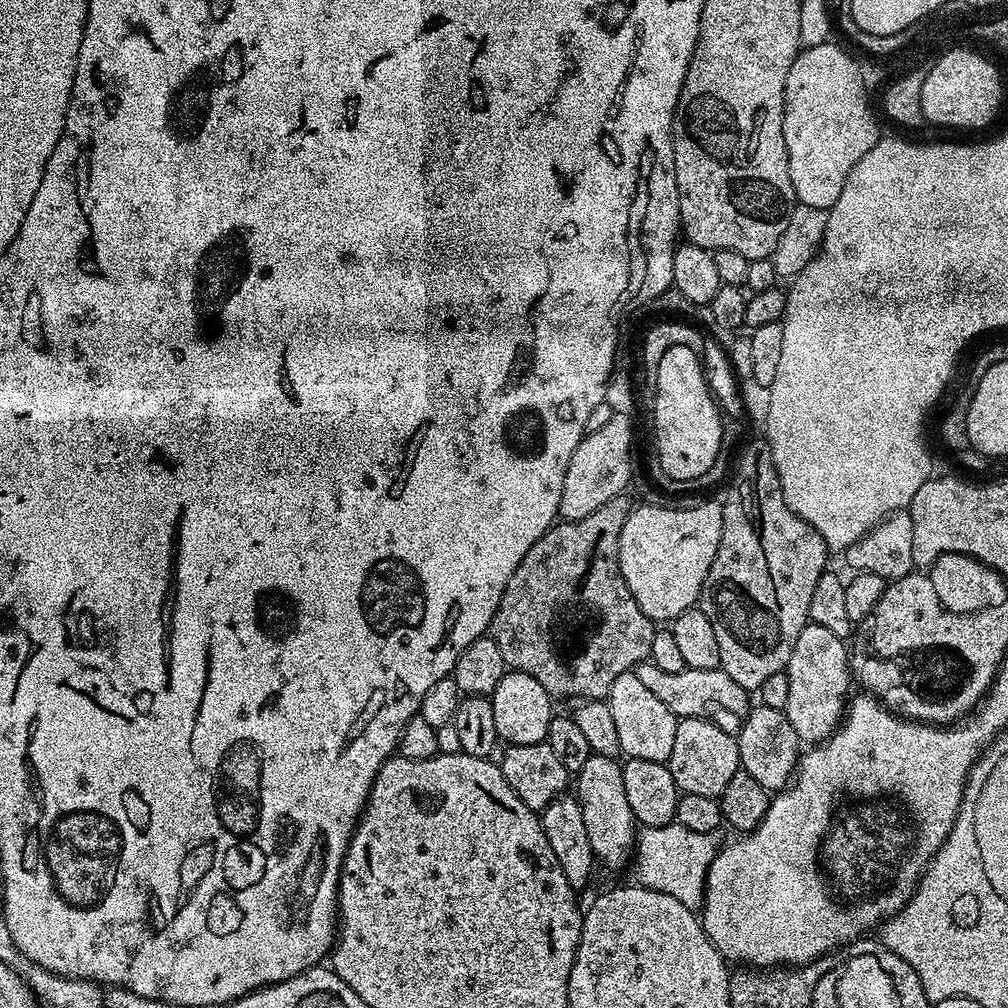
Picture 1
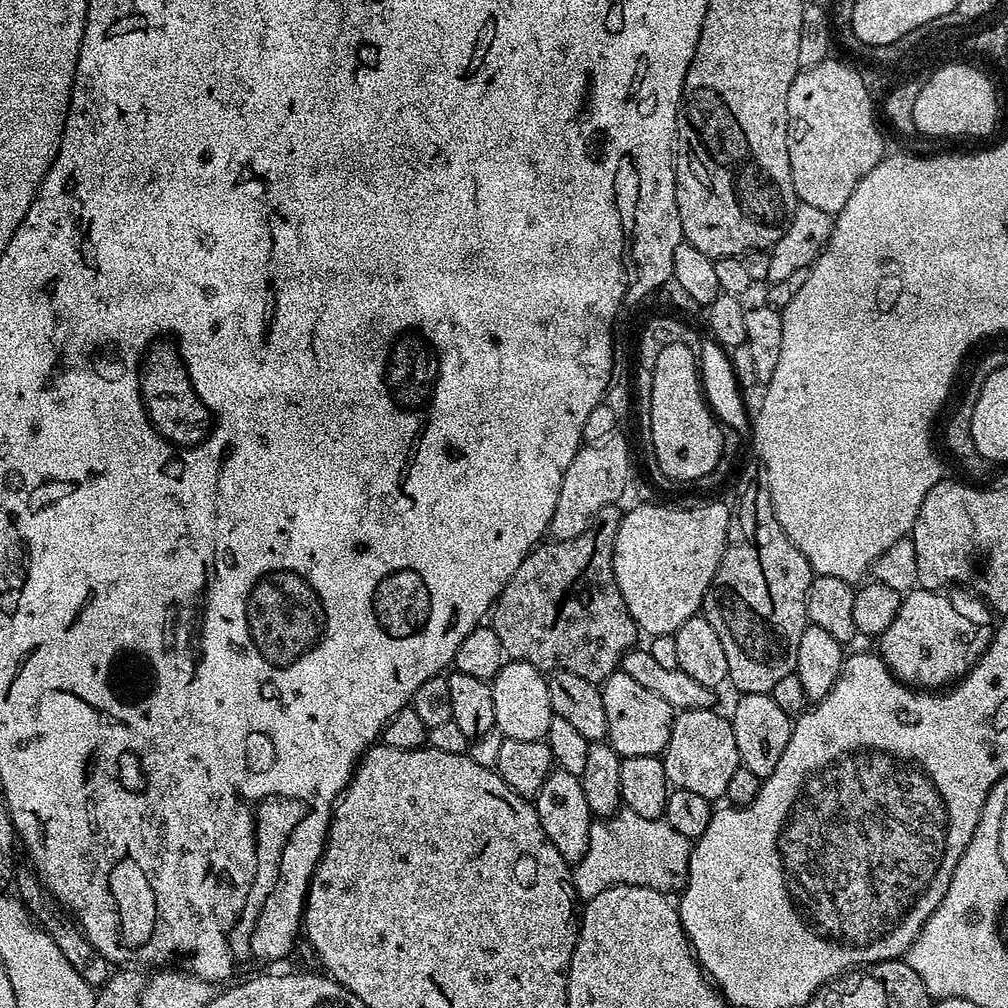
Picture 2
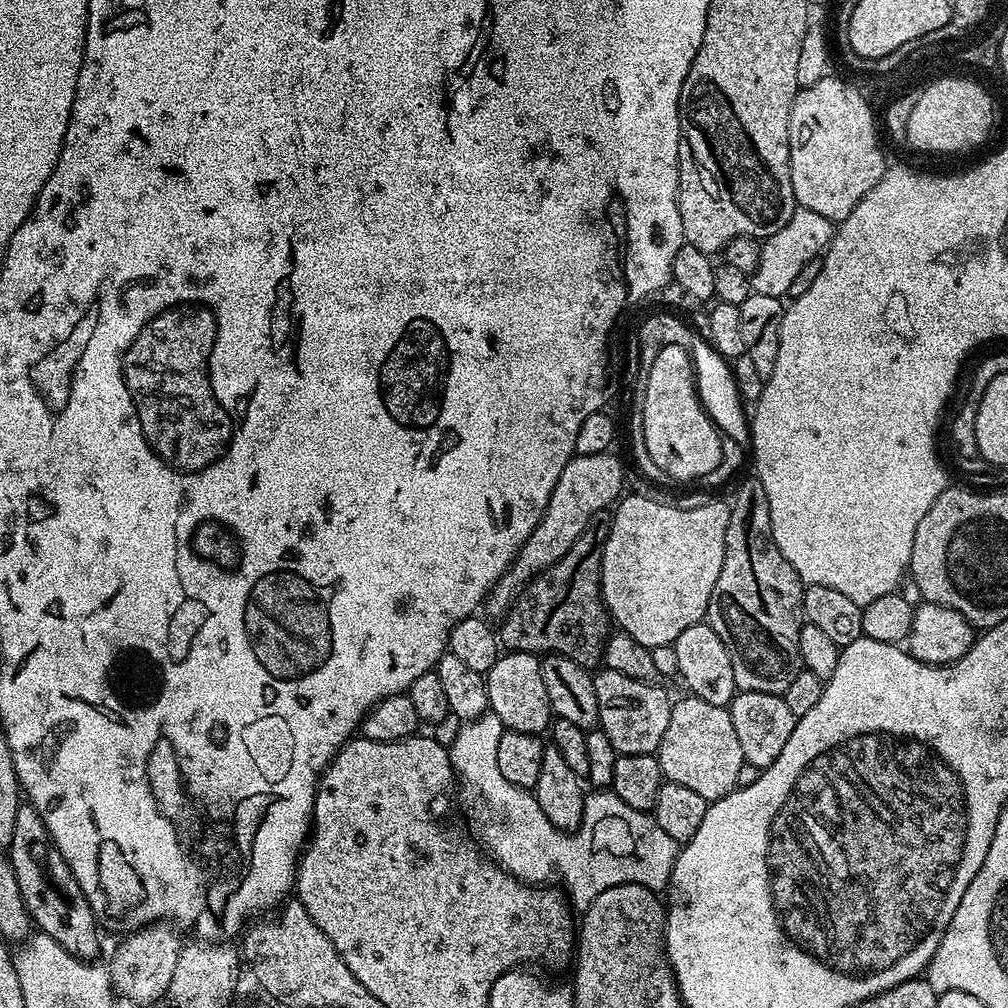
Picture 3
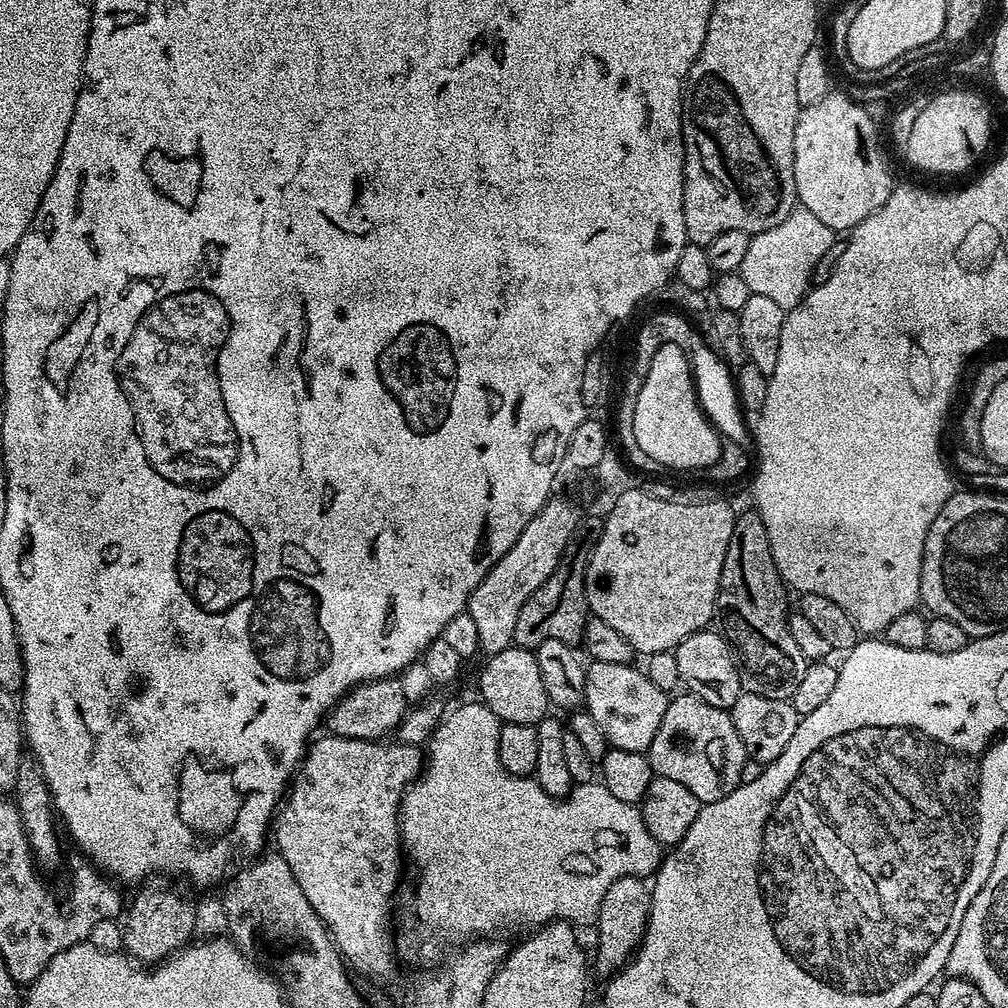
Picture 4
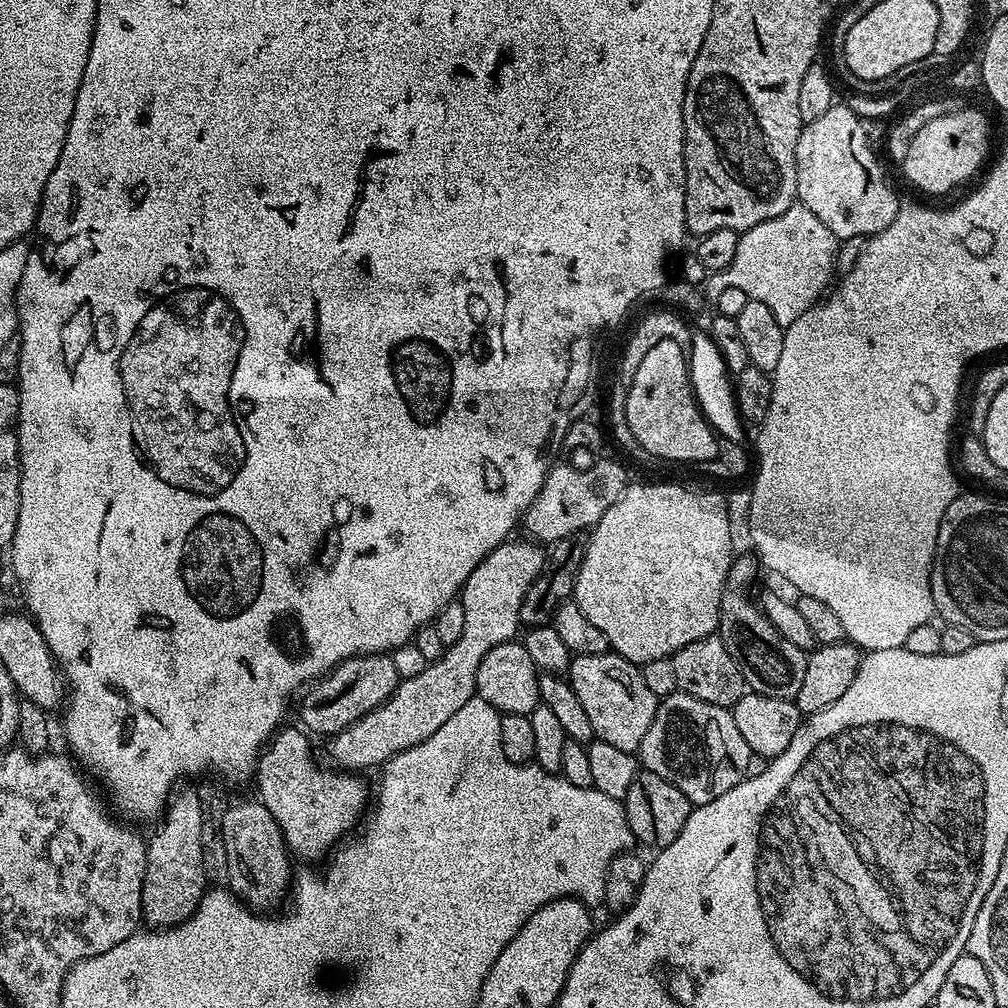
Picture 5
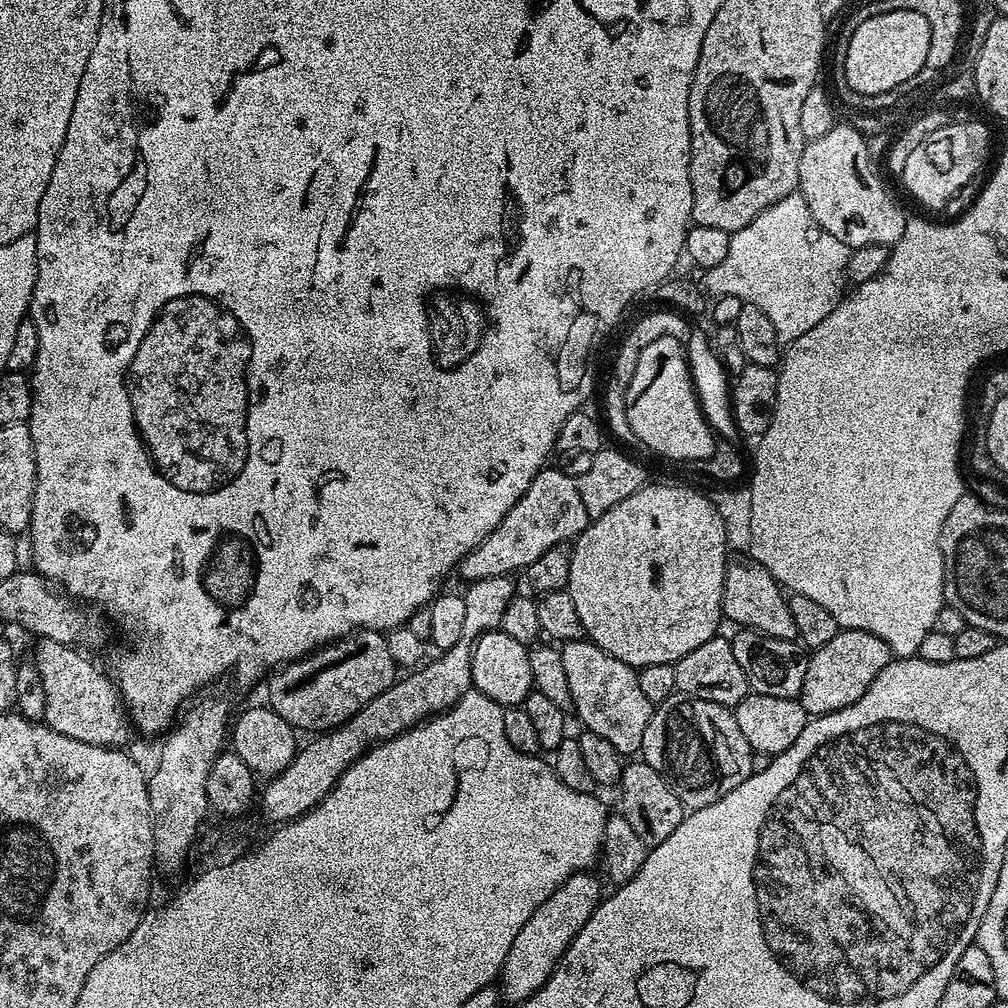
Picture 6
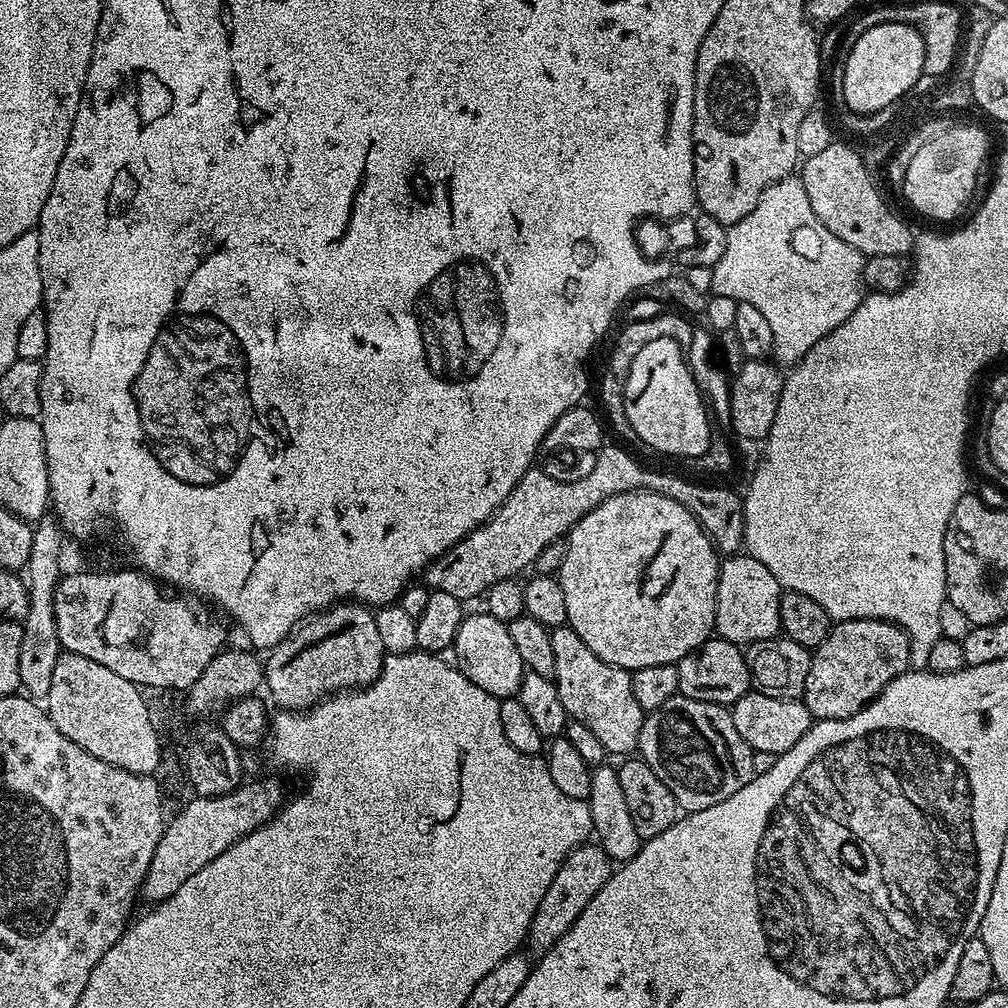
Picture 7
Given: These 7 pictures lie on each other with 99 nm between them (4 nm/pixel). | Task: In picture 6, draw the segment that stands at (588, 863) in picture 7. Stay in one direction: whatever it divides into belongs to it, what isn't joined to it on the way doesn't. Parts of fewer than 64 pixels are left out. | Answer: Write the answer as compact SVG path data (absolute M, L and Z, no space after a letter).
M585 870L566 878L566 882L562 882L558 890L554 890L554 894L550 894L550 898L546 898L546 902L542 902L530 918L526 918L526 926L518 930L518 938L514 938L498 977L499 991L507 1003L509 1000L512 1006L519 1005L520 1001L533 996L548 981L578 930L582 930L590 914L594 914L602 899L602 891L592 874Z

